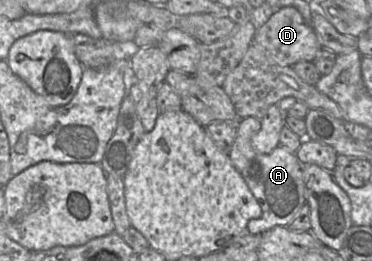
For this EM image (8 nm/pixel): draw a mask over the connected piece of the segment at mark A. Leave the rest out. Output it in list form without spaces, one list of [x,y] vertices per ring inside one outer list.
[[[248,117],[236,123],[237,136],[228,156],[234,167],[244,178],[246,184],[257,199],[262,215],[247,224],[247,232],[261,235],[276,226],[288,227],[297,212],[306,204],[303,166],[295,153],[283,146],[276,147],[269,154],[256,153],[251,145],[252,137],[261,129],[261,120]]]

